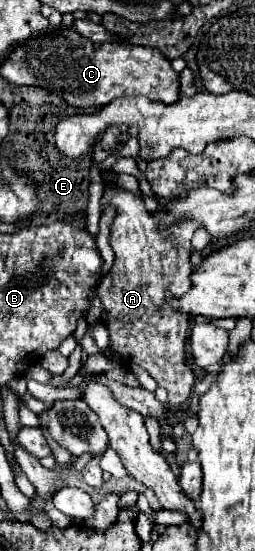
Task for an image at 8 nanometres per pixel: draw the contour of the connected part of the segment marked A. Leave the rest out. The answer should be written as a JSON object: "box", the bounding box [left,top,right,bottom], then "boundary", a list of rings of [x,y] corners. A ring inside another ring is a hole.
{"box":[96,179,202,405],"boundary":[[[108,179],[102,209],[106,205],[114,205],[118,213],[110,233],[110,245],[116,259],[96,289],[104,307],[100,323],[110,333],[110,349],[118,355],[118,361],[128,367],[144,367],[156,383],[168,391],[168,401],[180,405],[190,399],[196,383],[196,373],[188,367],[184,355],[190,315],[172,309],[172,305],[166,303],[166,293],[172,291],[180,297],[192,289],[190,249],[176,247],[176,243],[190,243],[194,231],[202,225],[197,221],[184,221],[184,225],[176,225],[176,241],[168,241],[168,237],[156,229],[156,221],[152,221],[152,213],[146,211],[144,201],[138,195],[112,185]]]}

